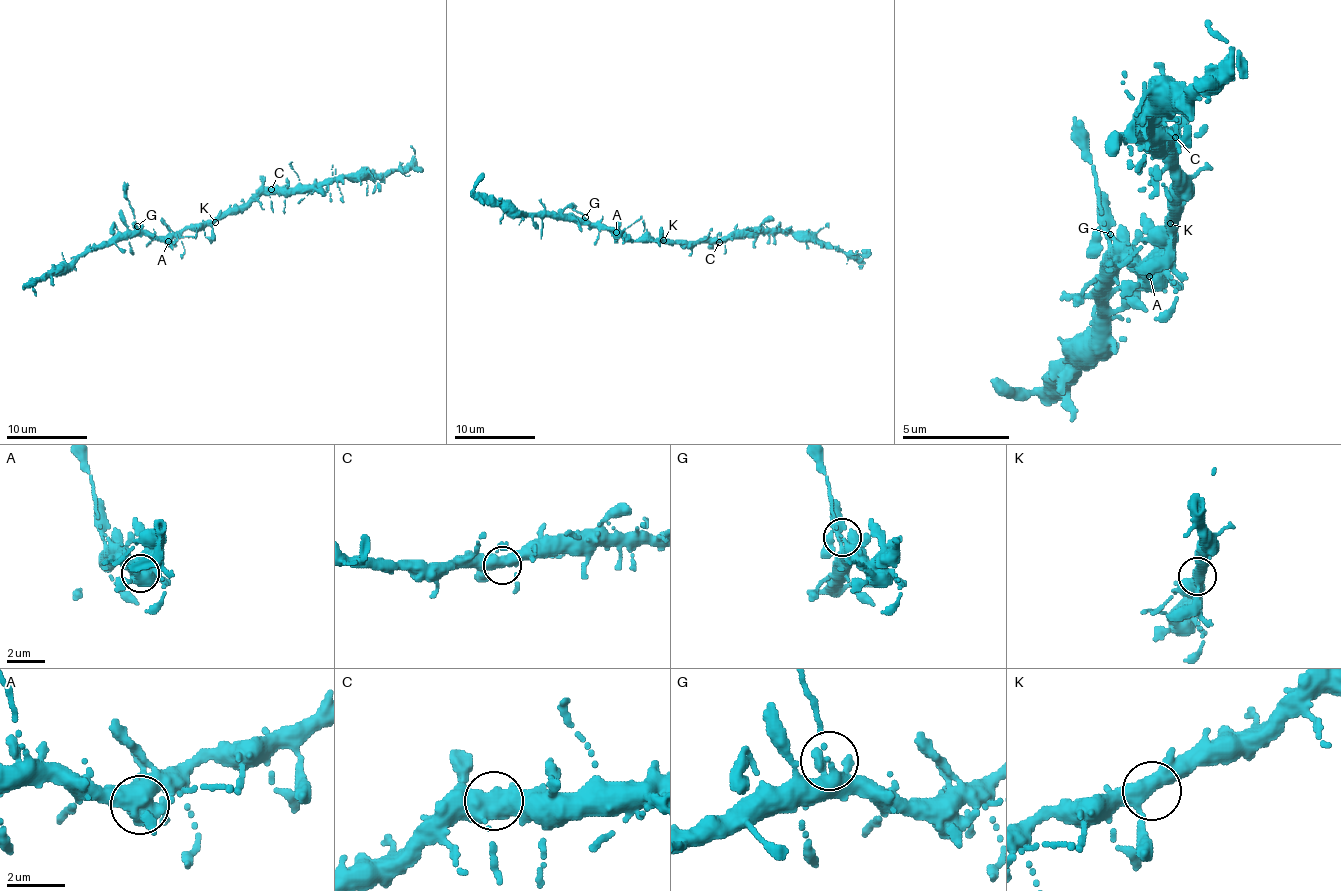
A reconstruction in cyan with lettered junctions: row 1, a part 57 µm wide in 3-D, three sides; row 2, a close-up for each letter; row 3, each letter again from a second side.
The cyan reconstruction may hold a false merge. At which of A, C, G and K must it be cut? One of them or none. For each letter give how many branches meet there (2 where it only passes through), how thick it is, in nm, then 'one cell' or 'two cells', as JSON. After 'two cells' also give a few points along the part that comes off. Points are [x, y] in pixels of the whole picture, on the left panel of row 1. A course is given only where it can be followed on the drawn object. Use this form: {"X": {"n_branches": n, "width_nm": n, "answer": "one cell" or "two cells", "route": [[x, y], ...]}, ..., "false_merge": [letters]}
{"A": {"n_branches": 6, "width_nm": 500, "answer": "one cell"}, "C": {"n_branches": 5, "width_nm": 460, "answer": "one cell"}, "G": {"n_branches": 3, "width_nm": 170, "answer": "one cell"}, "K": {"n_branches": 3, "width_nm": 380, "answer": "one cell"}, "false_merge": []}

